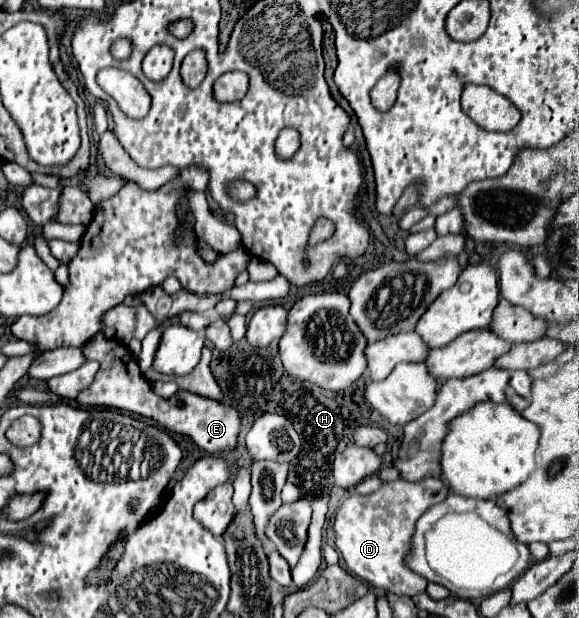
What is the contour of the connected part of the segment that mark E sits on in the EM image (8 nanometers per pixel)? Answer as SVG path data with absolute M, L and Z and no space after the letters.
M99 331L89 343L83 345L83 355L87 361L97 361L99 371L93 383L77 395L77 403L83 407L107 407L117 411L129 411L147 419L157 421L171 433L189 435L197 447L209 453L229 453L237 447L237 437L241 431L241 415L221 401L213 401L189 391L177 391L173 397L163 399L151 391L147 379L143 379L141 369L129 349L121 345L117 339L107 339L103 331Z

